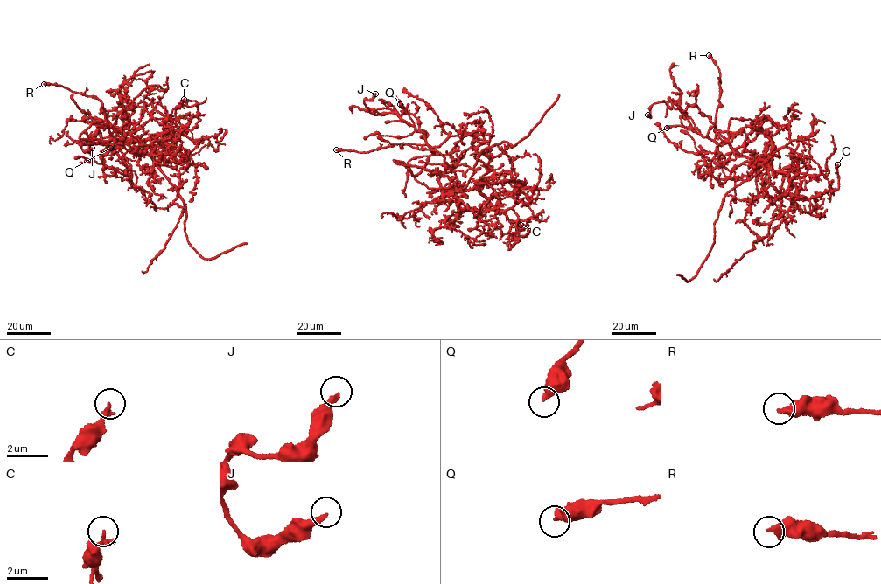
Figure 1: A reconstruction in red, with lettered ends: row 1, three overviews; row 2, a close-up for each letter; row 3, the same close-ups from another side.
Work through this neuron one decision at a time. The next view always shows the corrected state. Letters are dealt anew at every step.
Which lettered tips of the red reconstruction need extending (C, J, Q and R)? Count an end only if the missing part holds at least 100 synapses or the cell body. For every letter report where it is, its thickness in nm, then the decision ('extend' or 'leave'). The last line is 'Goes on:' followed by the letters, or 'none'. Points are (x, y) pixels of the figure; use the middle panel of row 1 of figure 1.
C: (520, 225) | 200 nm | leave
J: (375, 93) | 240 nm | leave
Q: (400, 104) | 460 nm | leave
R: (336, 149) | 440 nm | leave
Goes on: none

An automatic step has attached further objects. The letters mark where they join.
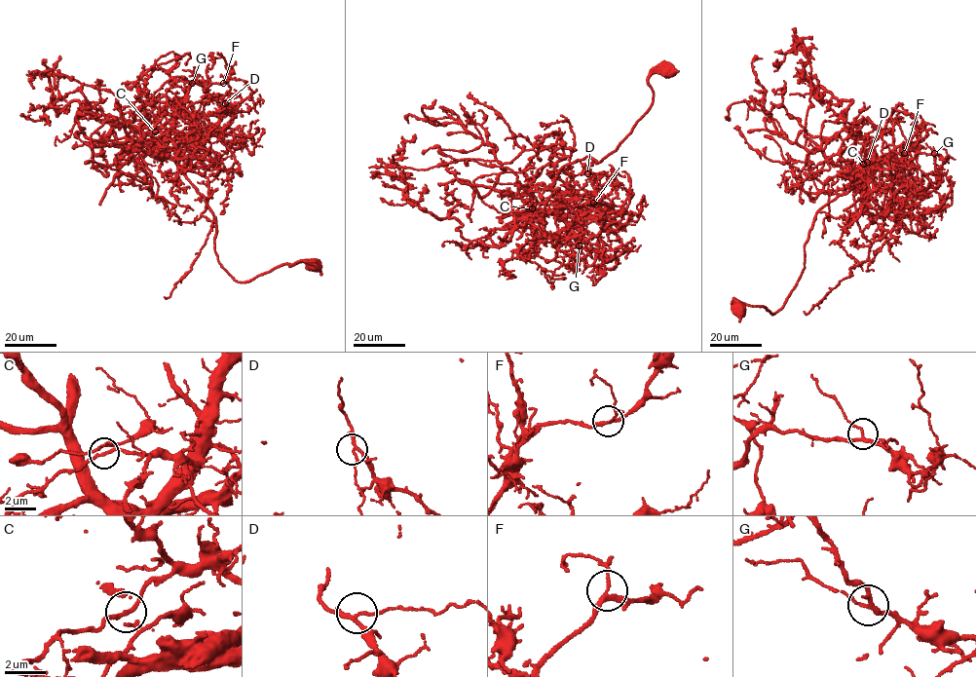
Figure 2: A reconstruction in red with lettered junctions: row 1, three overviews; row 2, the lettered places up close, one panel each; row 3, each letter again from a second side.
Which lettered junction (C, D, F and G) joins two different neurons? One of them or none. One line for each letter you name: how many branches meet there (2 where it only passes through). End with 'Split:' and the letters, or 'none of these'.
C: branches 3
Split: C

